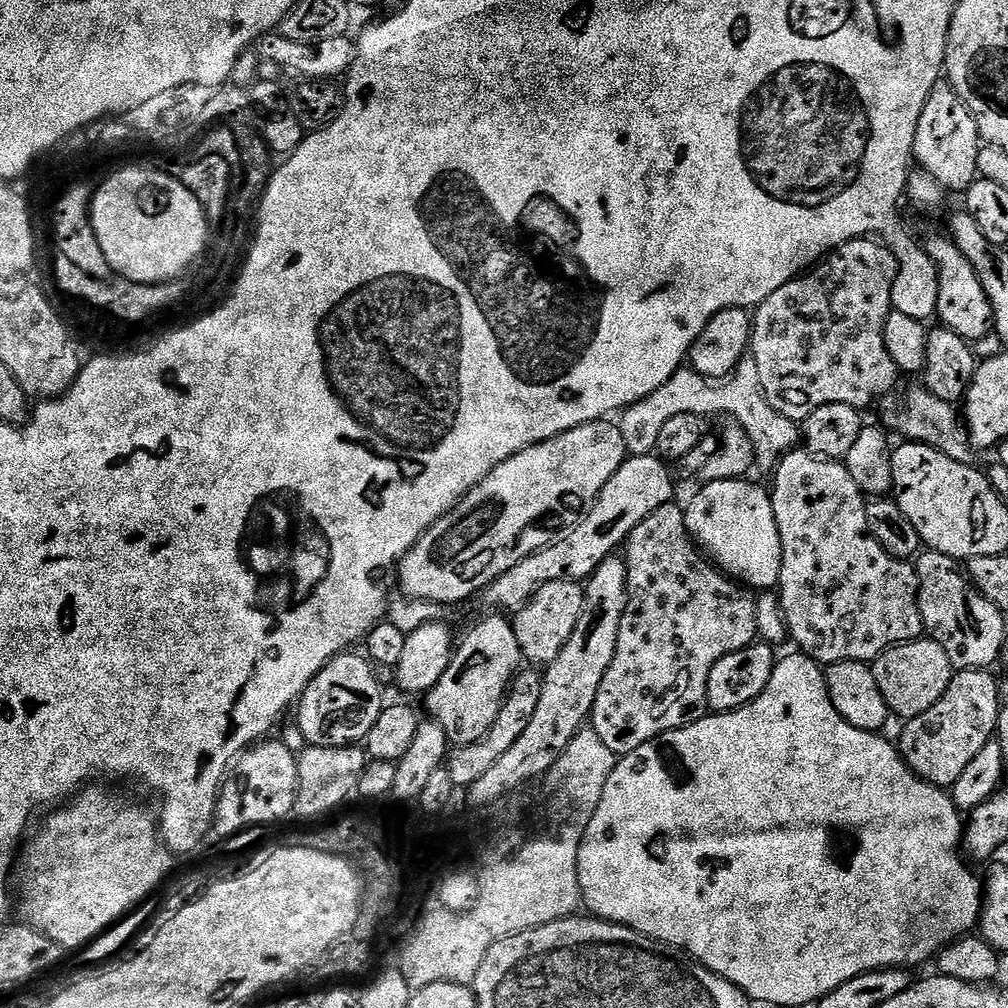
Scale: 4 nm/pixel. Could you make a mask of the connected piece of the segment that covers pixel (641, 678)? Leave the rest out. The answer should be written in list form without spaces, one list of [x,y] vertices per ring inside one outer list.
[[[676,502],[664,504],[658,510],[654,510],[654,514],[650,514],[644,522],[628,535],[627,541],[622,548],[625,569],[628,571],[628,601],[621,618],[613,661],[610,662],[609,669],[606,670],[605,677],[602,678],[601,685],[598,686],[597,700],[593,704],[590,715],[590,726],[598,734],[598,738],[602,738],[602,742],[606,742],[608,749],[616,753],[617,757],[638,750],[638,746],[642,746],[651,740],[657,740],[662,734],[685,728],[687,724],[697,724],[709,711],[708,679],[710,678],[710,670],[714,670],[714,666],[726,654],[734,654],[738,650],[750,646],[757,639],[756,596],[747,587],[741,586],[737,581],[725,576],[723,572],[713,567],[707,559],[698,555],[698,549],[692,543],[688,534],[688,527],[684,521],[684,508],[681,505],[678,506],[678,504]]]

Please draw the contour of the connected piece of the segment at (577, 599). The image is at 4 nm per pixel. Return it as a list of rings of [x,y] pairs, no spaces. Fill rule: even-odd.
[[[559,580],[558,582],[546,582],[532,597],[528,603],[515,613],[512,620],[512,629],[518,638],[520,655],[529,665],[547,666],[558,657],[570,636],[574,633],[578,620],[582,617],[584,604],[584,591],[577,581]]]

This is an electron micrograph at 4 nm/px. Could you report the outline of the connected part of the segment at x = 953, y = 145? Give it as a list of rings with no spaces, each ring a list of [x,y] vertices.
[[[936,84],[930,90],[930,98],[926,98],[926,106],[922,106],[922,118],[918,118],[918,130],[914,134],[912,155],[919,171],[934,178],[949,193],[963,194],[978,179],[981,147],[982,137],[966,102],[958,98],[951,84]]]

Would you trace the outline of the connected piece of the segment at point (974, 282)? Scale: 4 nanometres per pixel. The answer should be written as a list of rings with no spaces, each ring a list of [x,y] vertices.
[[[947,235],[930,237],[926,240],[926,247],[929,258],[938,270],[938,306],[935,319],[943,327],[954,330],[954,334],[964,340],[977,342],[994,328],[988,290],[980,284],[974,266],[970,266],[962,250],[958,250],[958,246]]]

